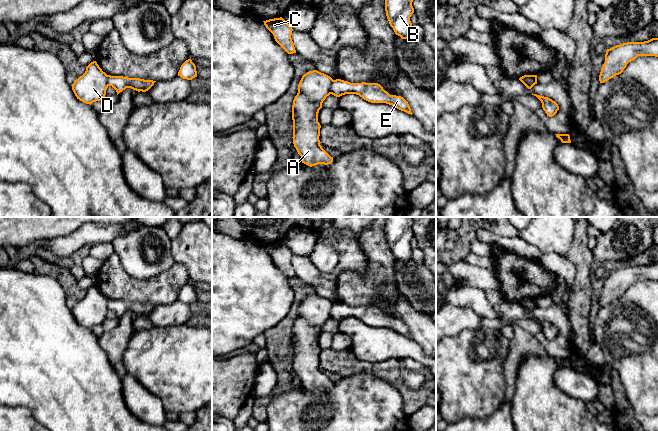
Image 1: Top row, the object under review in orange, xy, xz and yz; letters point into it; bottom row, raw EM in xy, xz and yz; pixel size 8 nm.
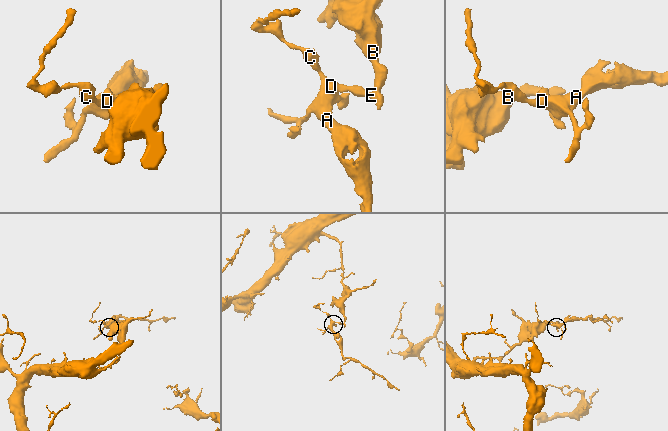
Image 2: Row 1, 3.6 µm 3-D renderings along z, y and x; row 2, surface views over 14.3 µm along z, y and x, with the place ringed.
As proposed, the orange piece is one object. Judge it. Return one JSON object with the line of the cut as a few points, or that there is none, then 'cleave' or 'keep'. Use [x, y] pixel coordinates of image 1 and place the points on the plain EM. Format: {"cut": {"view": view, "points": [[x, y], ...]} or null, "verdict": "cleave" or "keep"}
{"cut": {"view": "yz", "points": [[529, 299], [526, 306], [531, 311]]}, "verdict": "cleave"}

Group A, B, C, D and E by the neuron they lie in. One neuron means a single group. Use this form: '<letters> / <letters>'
A C D / B E

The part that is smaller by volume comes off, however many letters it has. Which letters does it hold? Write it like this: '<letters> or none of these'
A, C, D

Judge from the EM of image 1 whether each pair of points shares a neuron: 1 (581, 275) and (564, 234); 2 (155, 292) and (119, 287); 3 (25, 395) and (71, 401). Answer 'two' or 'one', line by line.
1: two
2: one
3: one

